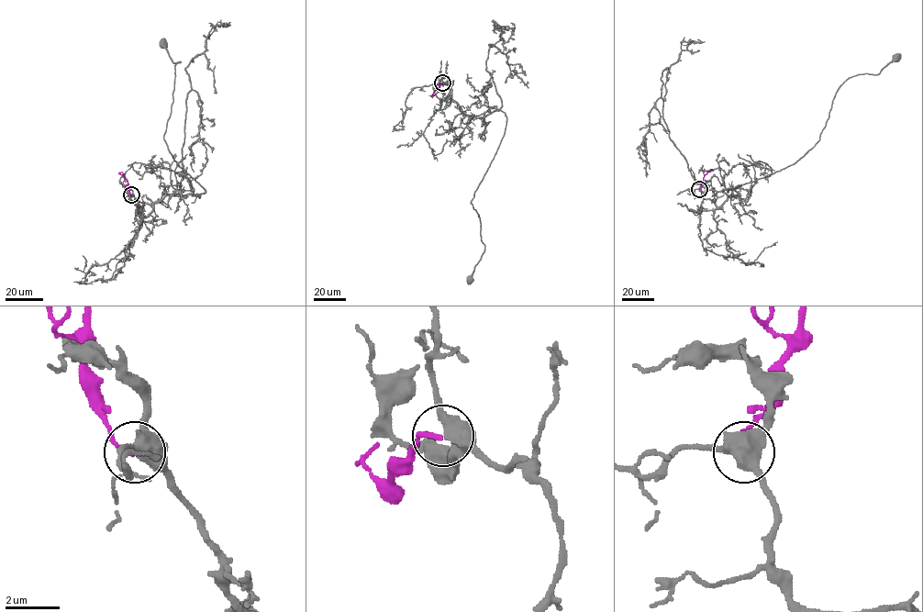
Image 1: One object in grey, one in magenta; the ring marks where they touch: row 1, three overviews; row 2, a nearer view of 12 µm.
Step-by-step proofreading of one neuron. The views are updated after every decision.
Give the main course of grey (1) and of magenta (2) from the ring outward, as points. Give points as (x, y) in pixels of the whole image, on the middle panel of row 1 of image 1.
1: (442, 83), (463, 113), (485, 117), (501, 110), (506, 117), (470, 203), (484, 250), (470, 280)
2: (442, 83), (432, 94), (434, 95)

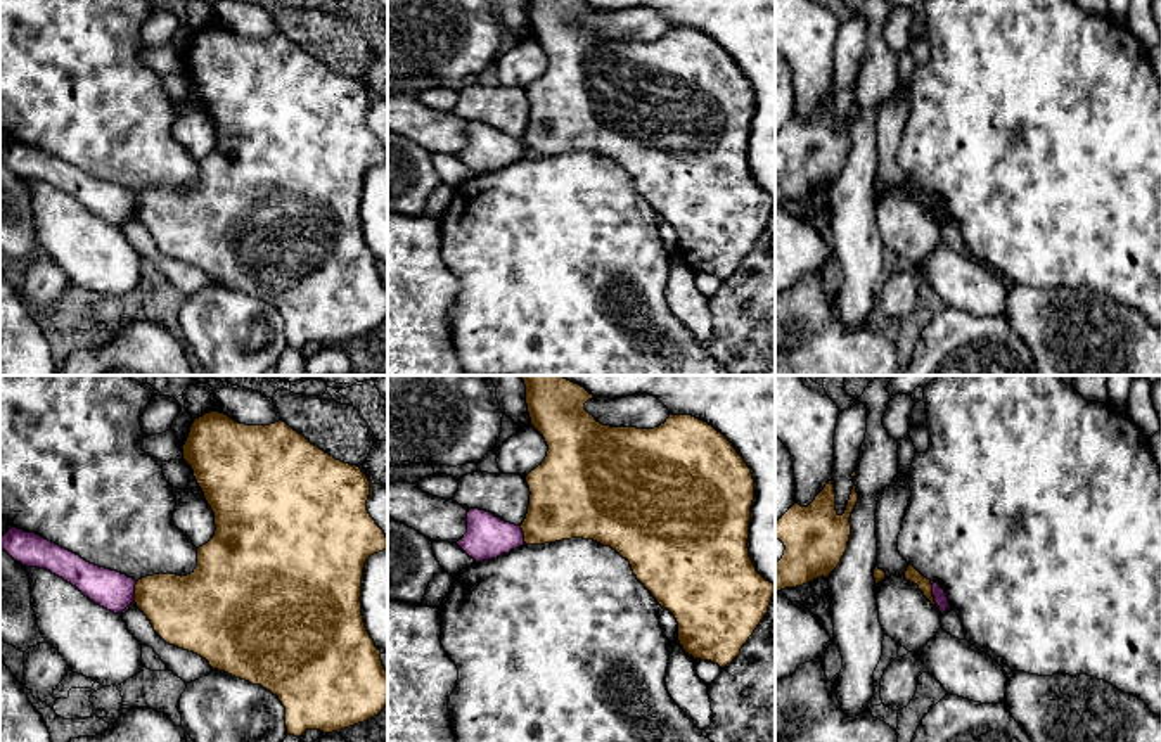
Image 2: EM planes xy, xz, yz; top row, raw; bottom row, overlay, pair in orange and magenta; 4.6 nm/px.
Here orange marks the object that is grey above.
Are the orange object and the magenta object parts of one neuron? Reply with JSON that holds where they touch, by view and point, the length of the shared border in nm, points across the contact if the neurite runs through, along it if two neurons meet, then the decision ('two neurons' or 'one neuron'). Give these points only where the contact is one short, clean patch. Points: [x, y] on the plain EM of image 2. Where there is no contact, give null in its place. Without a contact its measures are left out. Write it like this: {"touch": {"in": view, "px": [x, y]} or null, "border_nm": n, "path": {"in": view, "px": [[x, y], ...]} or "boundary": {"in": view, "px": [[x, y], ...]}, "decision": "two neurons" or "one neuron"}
{"touch": {"in": "yz", "px": [931, 208]}, "border_nm": 140, "boundary": {"in": "yz", "px": [[930, 194], [933, 213], [940, 222]]}, "decision": "two neurons"}

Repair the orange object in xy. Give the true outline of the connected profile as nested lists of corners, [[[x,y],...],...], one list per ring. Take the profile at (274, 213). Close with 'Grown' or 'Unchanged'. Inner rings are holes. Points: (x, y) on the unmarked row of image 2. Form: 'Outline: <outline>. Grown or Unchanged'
Outline: [[[209,24],[196,31],[183,62],[183,73],[192,80],[194,90],[215,126],[215,149],[197,161],[197,180],[187,189],[154,187],[135,197],[135,216],[147,228],[154,244],[170,258],[194,265],[206,272],[213,282],[225,284],[253,297],[261,297],[279,310],[285,320],[287,348],[301,349],[306,342],[324,346],[339,344],[377,329],[388,318],[388,284],[381,263],[370,251],[362,228],[362,190],[370,168],[388,161],[388,149],[367,123],[370,93],[360,80],[336,73],[305,48],[279,33],[270,38],[239,36],[225,26]]]. Unchanged

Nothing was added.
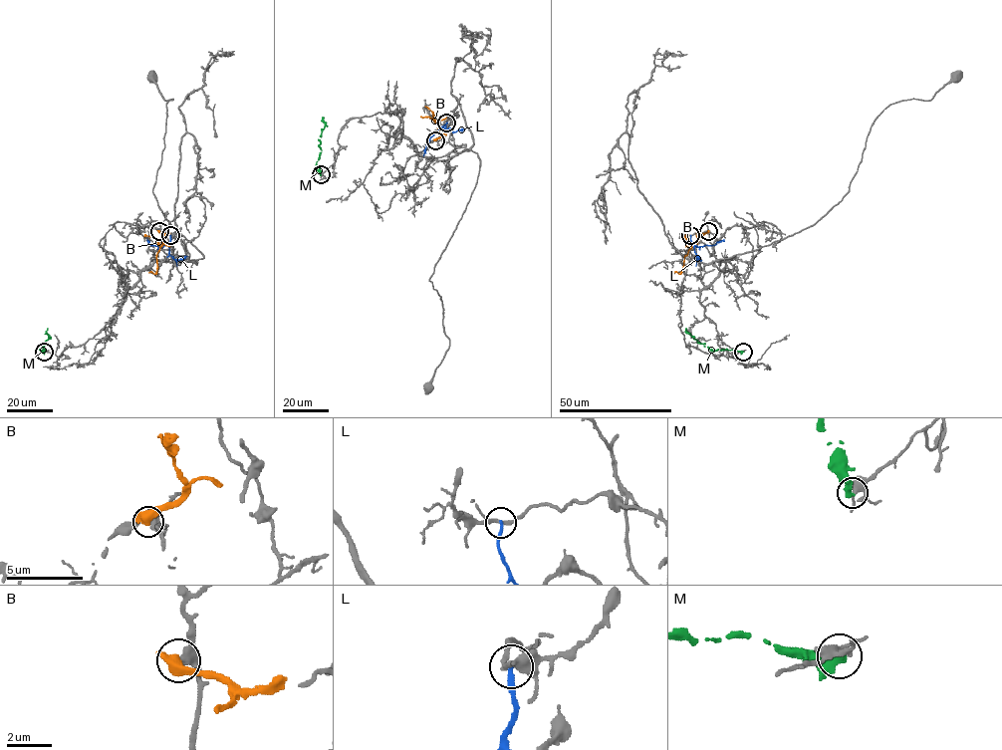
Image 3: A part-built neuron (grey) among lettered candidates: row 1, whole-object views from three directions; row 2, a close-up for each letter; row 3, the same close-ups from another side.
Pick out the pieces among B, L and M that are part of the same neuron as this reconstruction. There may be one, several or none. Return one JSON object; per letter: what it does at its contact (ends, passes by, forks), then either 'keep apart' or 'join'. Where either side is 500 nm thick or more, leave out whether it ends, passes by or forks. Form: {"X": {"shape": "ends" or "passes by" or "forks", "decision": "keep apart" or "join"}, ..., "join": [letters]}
{"B": {"decision": "keep apart"}, "L": {"shape": "ends", "decision": "keep apart"}, "M": {"shape": "passes by", "decision": "keep apart"}, "join": []}

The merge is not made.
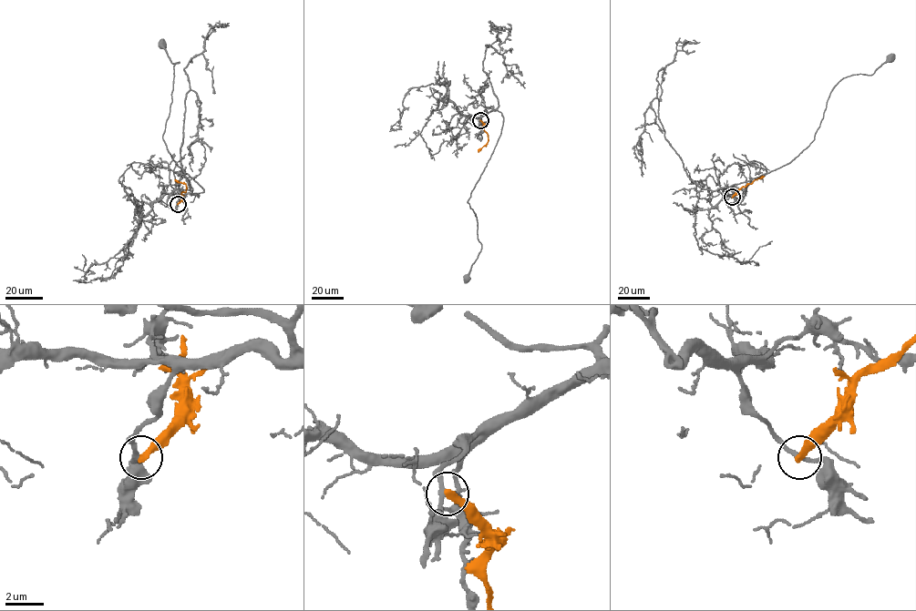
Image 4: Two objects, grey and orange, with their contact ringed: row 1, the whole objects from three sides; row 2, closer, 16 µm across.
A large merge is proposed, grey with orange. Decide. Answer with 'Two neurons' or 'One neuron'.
Two neurons

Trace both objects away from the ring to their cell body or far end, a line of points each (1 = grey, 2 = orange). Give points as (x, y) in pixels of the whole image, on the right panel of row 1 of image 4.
1: (732, 197), (722, 188), (774, 170), (808, 146), (839, 81), (871, 75), (890, 57)
2: (732, 197), (737, 190), (764, 176)

